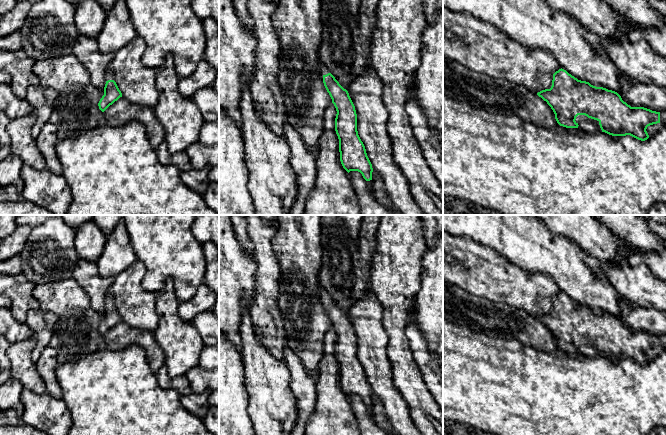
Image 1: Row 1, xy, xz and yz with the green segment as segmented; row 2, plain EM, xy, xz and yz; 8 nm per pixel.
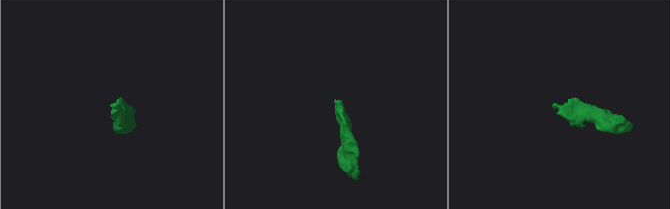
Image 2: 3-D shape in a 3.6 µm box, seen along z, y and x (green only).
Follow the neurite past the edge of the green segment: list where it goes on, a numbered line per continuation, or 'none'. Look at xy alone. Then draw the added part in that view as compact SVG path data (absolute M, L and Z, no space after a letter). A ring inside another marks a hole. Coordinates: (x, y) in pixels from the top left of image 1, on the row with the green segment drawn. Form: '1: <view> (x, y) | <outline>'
1: xy (109, 75) | M108 69L106 71L106 73L105 73L105 79L106 79L106 81L108 81L108 80L114 80L114 74L113 74L113 72L110 69Z

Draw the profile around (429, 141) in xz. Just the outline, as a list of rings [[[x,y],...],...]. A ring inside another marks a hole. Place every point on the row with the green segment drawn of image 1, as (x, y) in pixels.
[[[415,84],[410,89],[406,110],[424,158],[437,181],[443,187],[443,144],[438,134],[429,127],[425,112],[415,96]]]

